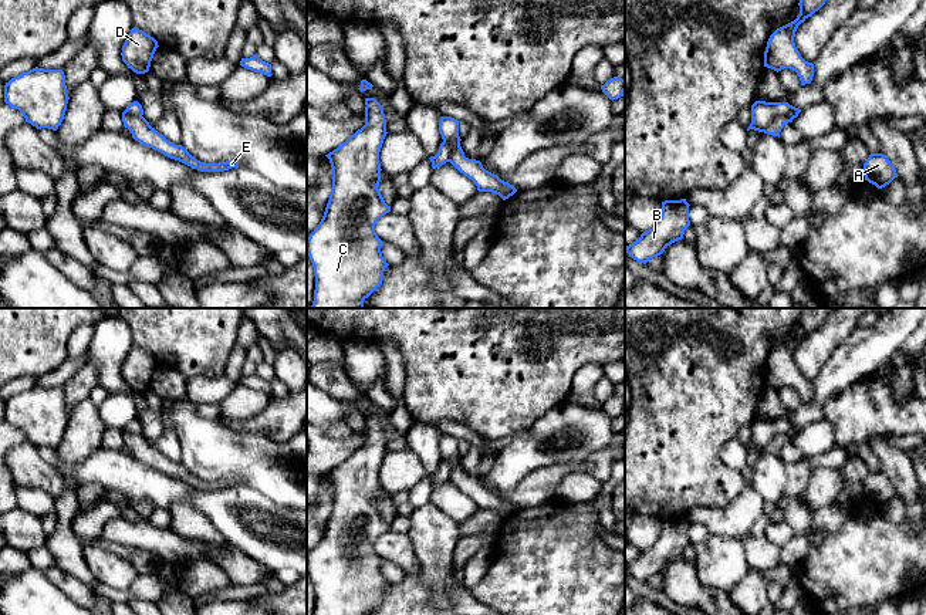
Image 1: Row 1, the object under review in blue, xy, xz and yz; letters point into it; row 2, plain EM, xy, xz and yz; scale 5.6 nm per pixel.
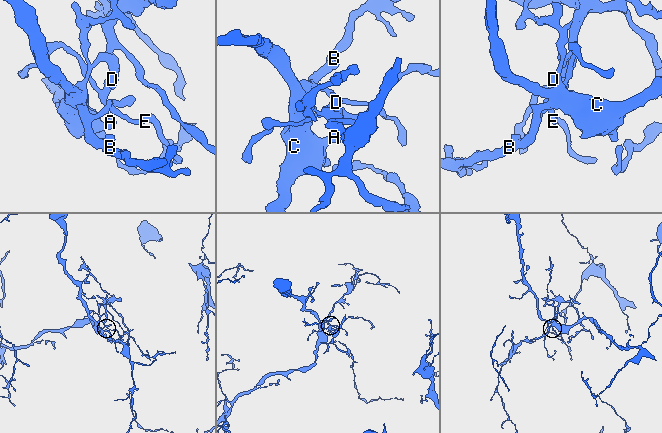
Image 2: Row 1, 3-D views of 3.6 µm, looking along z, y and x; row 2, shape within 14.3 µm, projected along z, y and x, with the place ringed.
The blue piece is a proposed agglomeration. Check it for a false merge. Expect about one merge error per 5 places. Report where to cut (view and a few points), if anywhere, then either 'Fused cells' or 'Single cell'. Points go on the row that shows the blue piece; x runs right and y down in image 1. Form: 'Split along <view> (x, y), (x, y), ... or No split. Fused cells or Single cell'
Split along yz (791, 118), (777, 115), (764, 132). Fused cells

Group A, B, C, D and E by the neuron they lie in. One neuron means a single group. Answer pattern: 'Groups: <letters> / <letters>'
Groups: A B C / D E

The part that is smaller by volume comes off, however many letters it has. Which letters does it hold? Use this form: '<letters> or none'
D, E

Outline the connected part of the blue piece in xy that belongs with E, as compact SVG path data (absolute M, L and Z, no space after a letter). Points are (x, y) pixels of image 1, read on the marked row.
M122 112L124 126L132 134L132 138L139 143L149 146L165 156L179 160L192 169L200 172L223 172L232 168L239 168L237 160L227 160L219 163L205 163L192 156L182 145L175 145L168 141L162 134L155 131L143 116L134 116Z

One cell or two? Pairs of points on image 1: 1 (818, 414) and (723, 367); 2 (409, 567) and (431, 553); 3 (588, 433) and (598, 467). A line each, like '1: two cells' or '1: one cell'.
1: two cells
2: two cells
3: two cells

